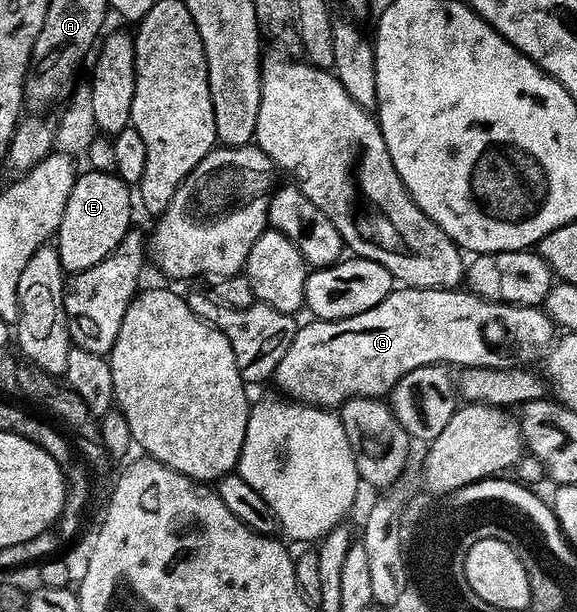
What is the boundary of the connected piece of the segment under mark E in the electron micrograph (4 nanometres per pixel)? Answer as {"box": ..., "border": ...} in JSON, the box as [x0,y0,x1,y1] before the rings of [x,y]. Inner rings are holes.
{"box":[54,172,134,275],"border":[[[81,172],[76,178],[70,199],[66,199],[60,231],[54,238],[56,250],[60,252],[60,262],[68,275],[94,267],[94,263],[115,253],[118,243],[122,243],[134,225],[134,193],[130,186],[115,173],[87,172]]]}

